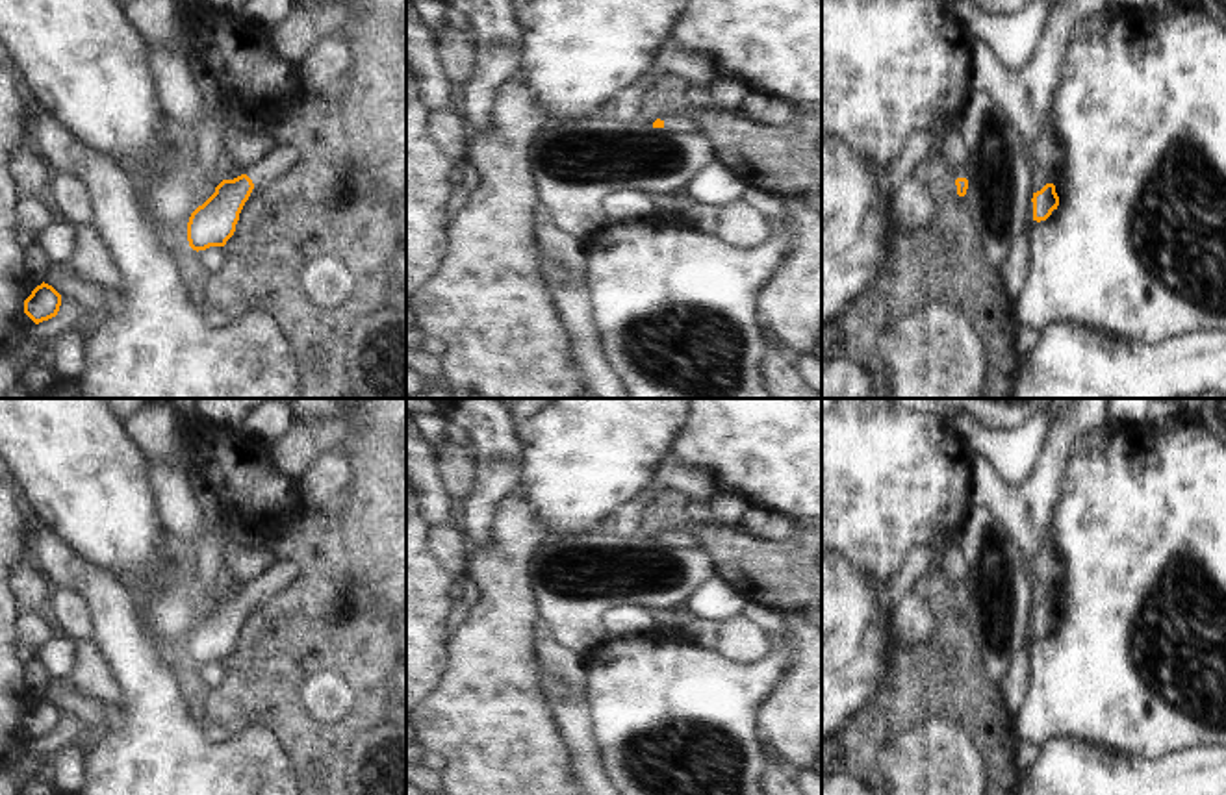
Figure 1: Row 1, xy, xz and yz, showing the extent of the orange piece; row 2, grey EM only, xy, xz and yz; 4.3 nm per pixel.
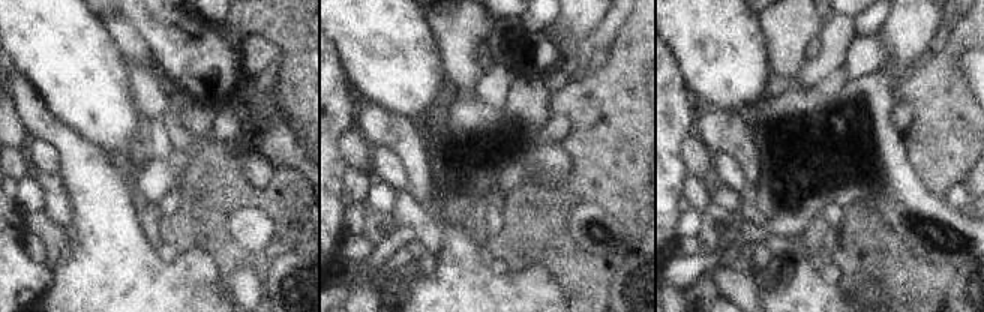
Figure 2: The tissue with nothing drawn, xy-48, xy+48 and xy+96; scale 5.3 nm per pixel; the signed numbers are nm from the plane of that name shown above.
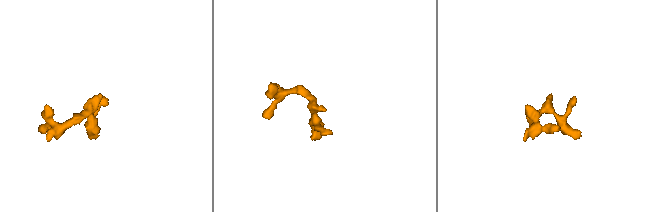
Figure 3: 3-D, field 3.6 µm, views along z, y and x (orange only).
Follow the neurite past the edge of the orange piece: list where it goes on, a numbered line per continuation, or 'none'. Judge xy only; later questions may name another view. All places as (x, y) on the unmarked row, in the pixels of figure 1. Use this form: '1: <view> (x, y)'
1: xy (279, 575)

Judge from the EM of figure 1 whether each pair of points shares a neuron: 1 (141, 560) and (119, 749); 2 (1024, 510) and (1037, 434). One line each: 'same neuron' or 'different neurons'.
1: different neurons
2: different neurons

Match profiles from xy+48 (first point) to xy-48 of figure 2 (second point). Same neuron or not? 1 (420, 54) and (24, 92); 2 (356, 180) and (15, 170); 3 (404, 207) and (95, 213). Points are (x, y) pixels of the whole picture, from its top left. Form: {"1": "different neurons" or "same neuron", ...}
{"1": "different neurons", "2": "same neuron", "3": "different neurons"}

